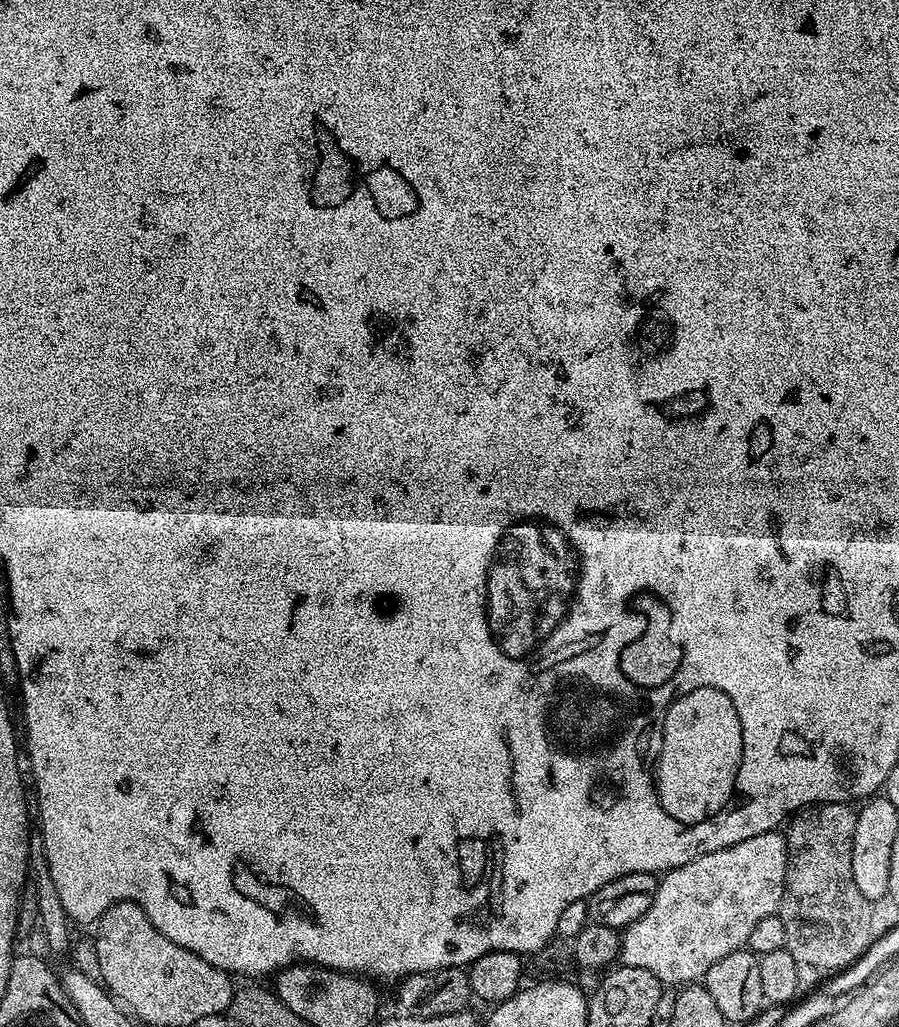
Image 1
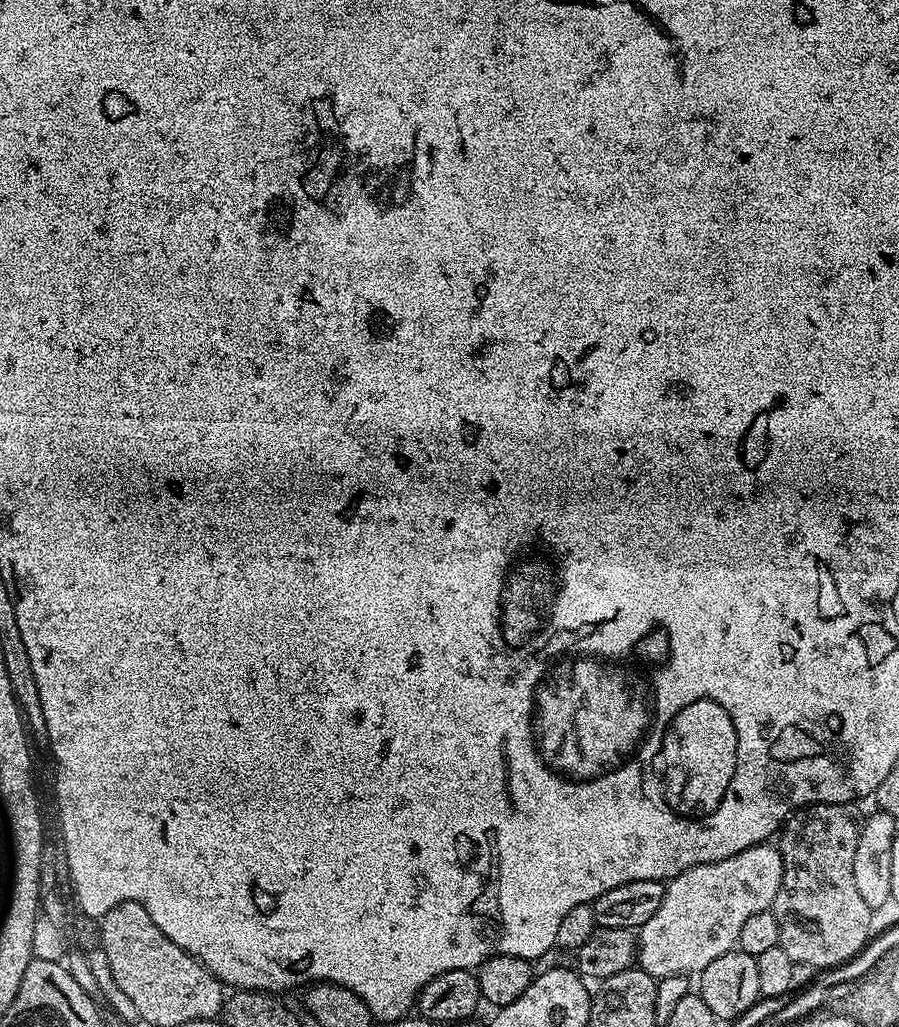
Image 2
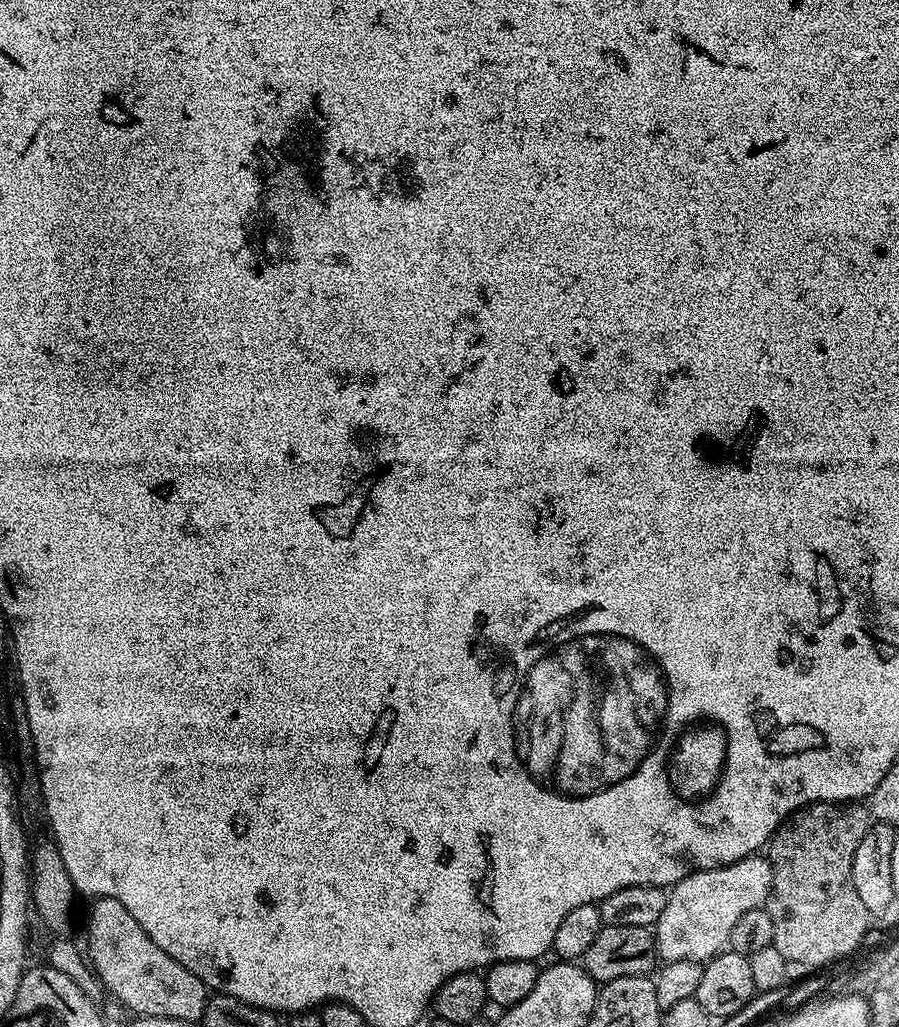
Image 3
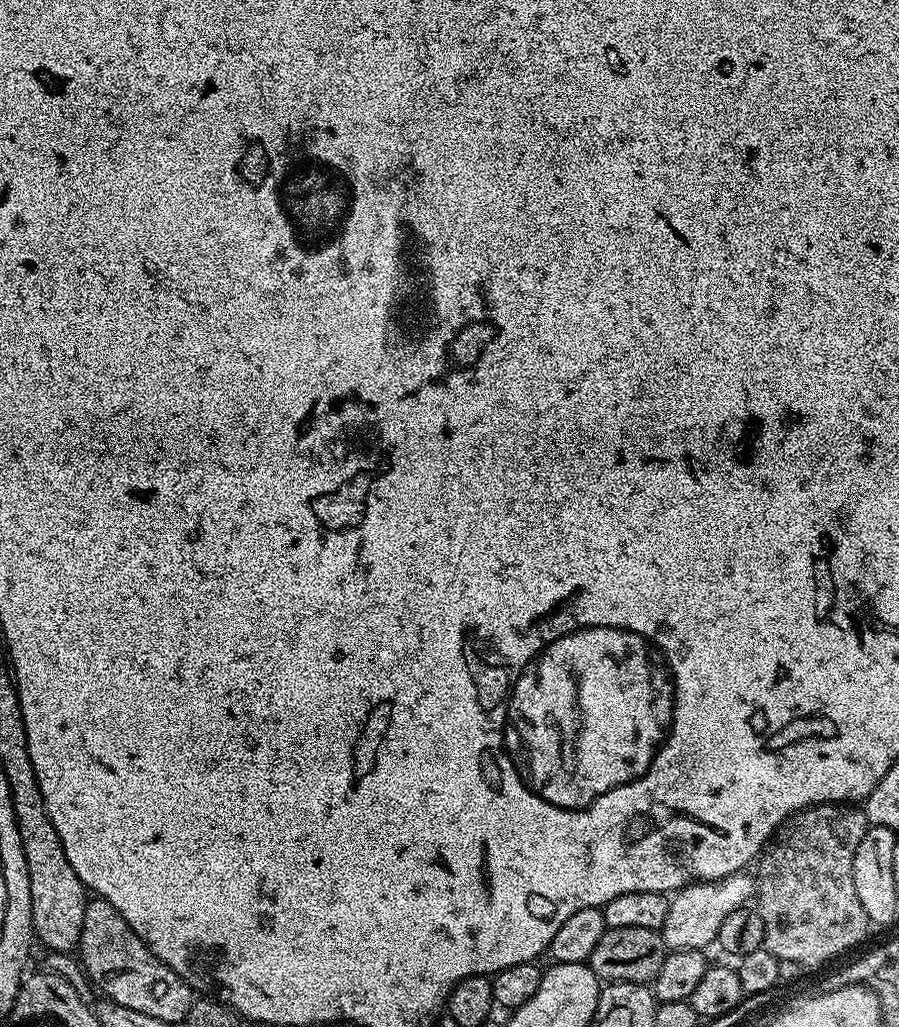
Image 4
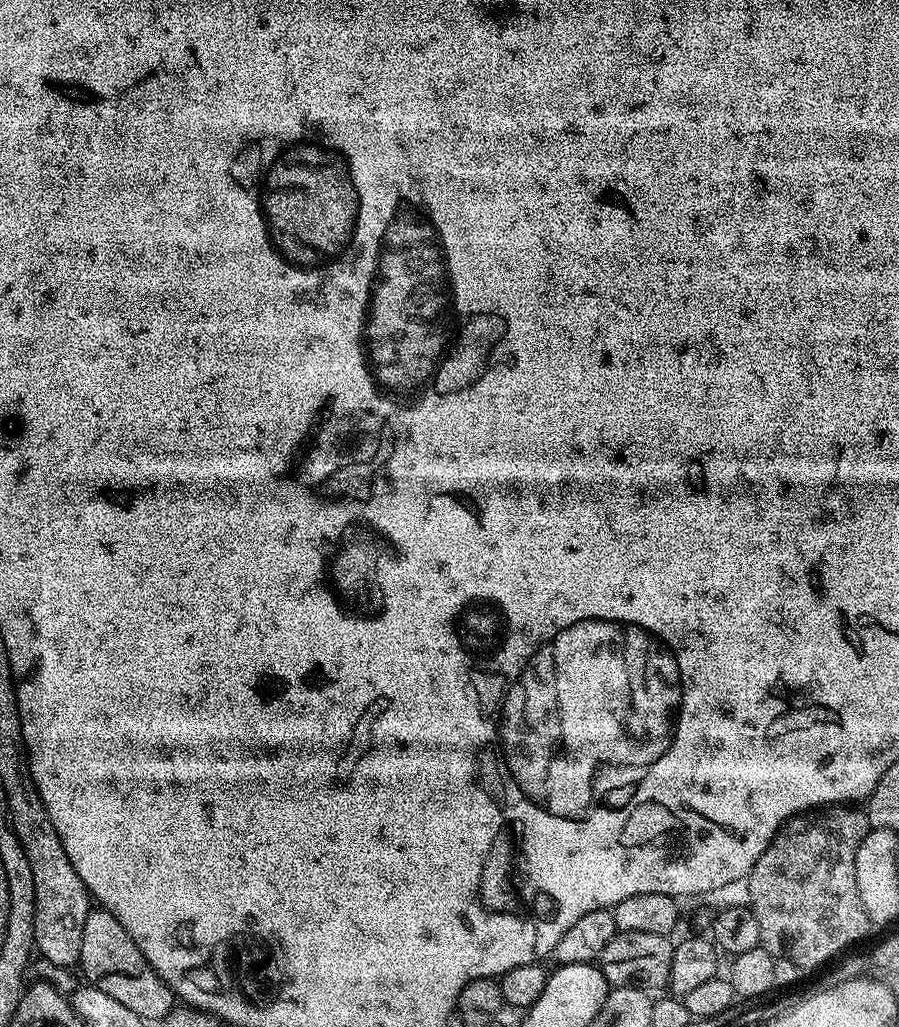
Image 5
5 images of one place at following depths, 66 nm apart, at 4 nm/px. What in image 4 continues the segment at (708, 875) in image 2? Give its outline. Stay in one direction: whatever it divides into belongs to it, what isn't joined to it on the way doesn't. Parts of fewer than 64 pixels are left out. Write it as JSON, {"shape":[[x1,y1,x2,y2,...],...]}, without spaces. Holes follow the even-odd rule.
{"shape":[[736,872,721,880,705,880,698,884,688,884,679,889,668,902,668,913,662,929,665,945,672,950,707,949,707,944,716,940,722,922,726,922,726,914,734,914,734,910,745,907,753,899,755,891,755,879,744,872]]}

